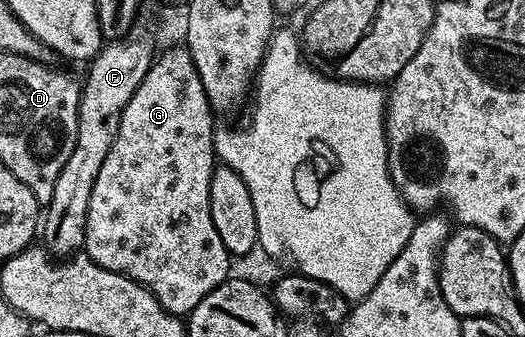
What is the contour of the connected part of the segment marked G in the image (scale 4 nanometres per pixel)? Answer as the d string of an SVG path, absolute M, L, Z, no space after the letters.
M187 45L172 46L169 50L161 49L146 72L146 76L142 76L142 84L138 84L138 92L130 96L130 104L126 104L122 112L114 148L110 148L106 161L98 171L98 180L94 180L94 188L90 192L90 208L86 216L83 253L87 254L90 260L94 260L94 264L110 272L125 274L135 282L140 282L156 297L158 304L166 308L166 312L181 316L191 314L194 308L198 308L198 304L202 304L206 296L210 296L210 292L214 292L214 288L218 288L218 284L228 281L230 277L228 271L230 255L226 244L222 244L222 239L218 237L218 232L214 229L214 220L210 216L210 176L218 164L212 117L214 117L213 108L208 103L208 97L202 88L202 80L198 76L198 68L194 68L194 60L190 56Z

